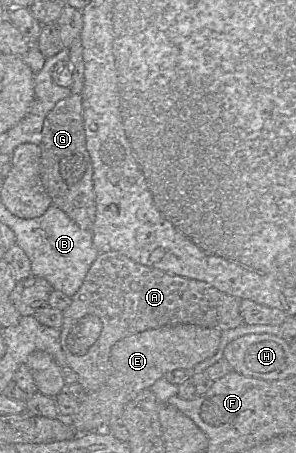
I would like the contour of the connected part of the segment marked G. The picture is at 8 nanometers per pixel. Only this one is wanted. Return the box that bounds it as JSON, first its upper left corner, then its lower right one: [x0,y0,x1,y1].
[38,94,96,230]

